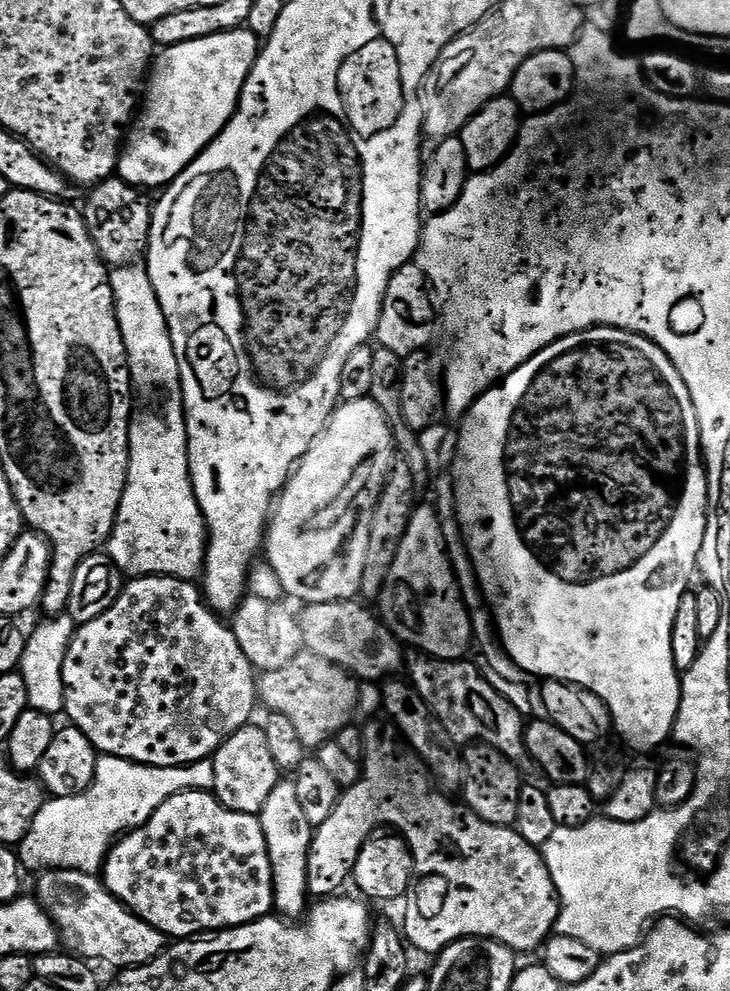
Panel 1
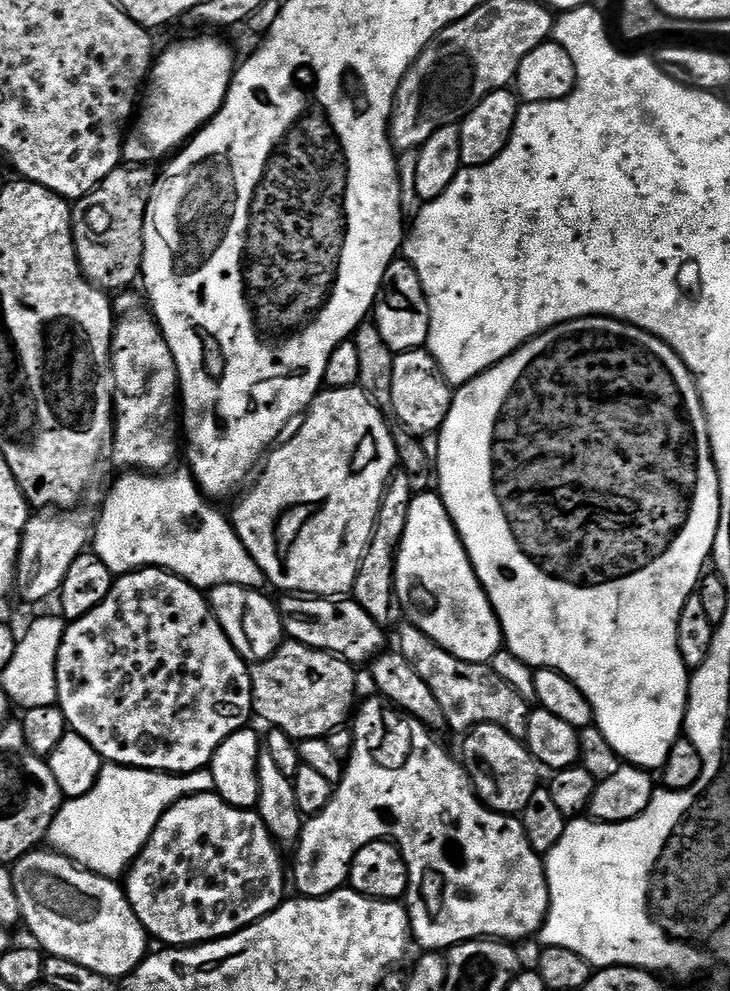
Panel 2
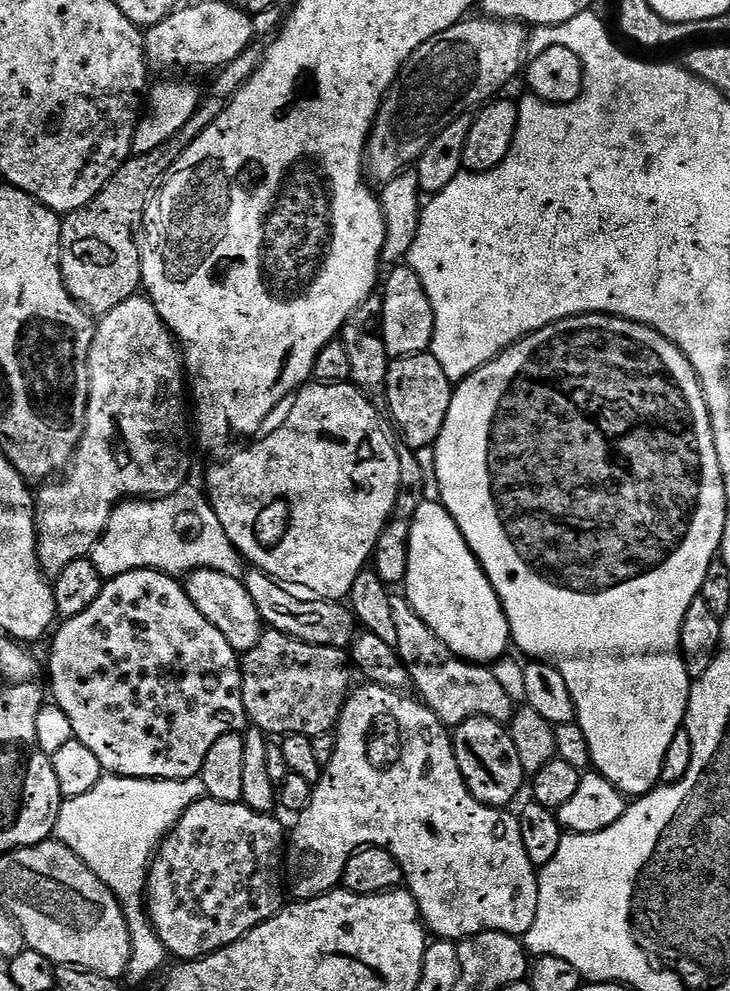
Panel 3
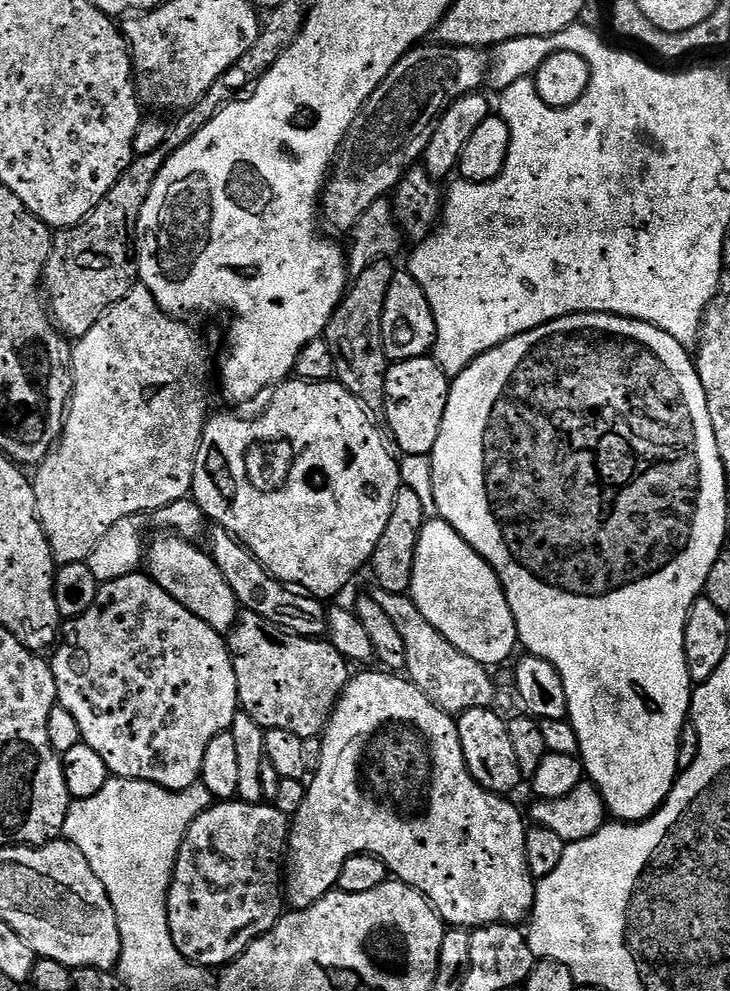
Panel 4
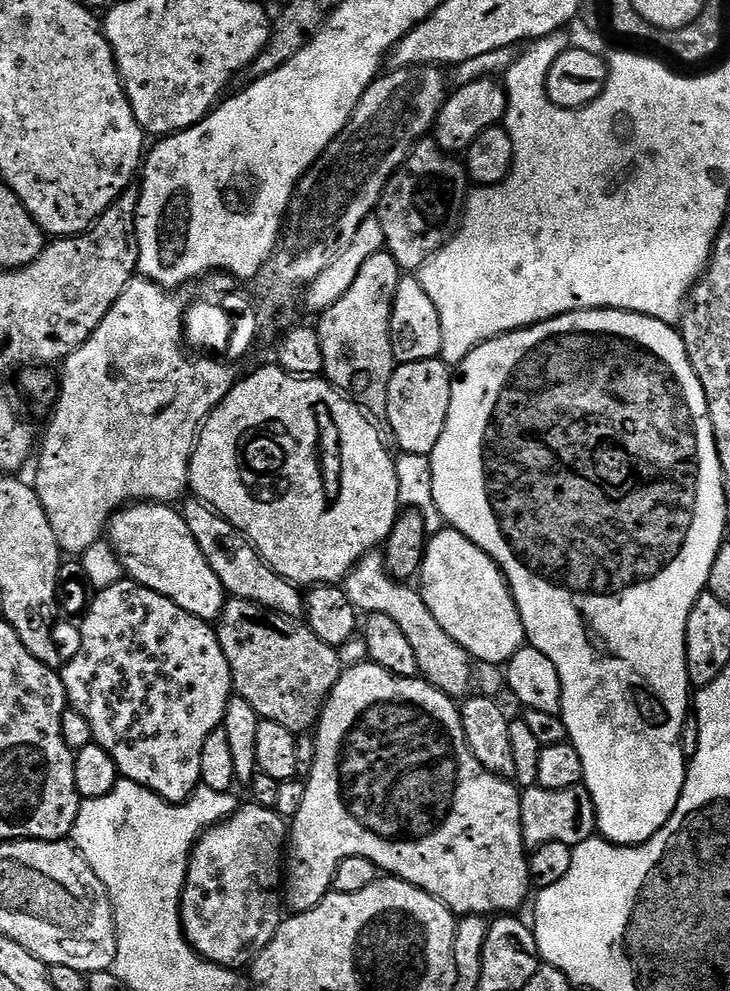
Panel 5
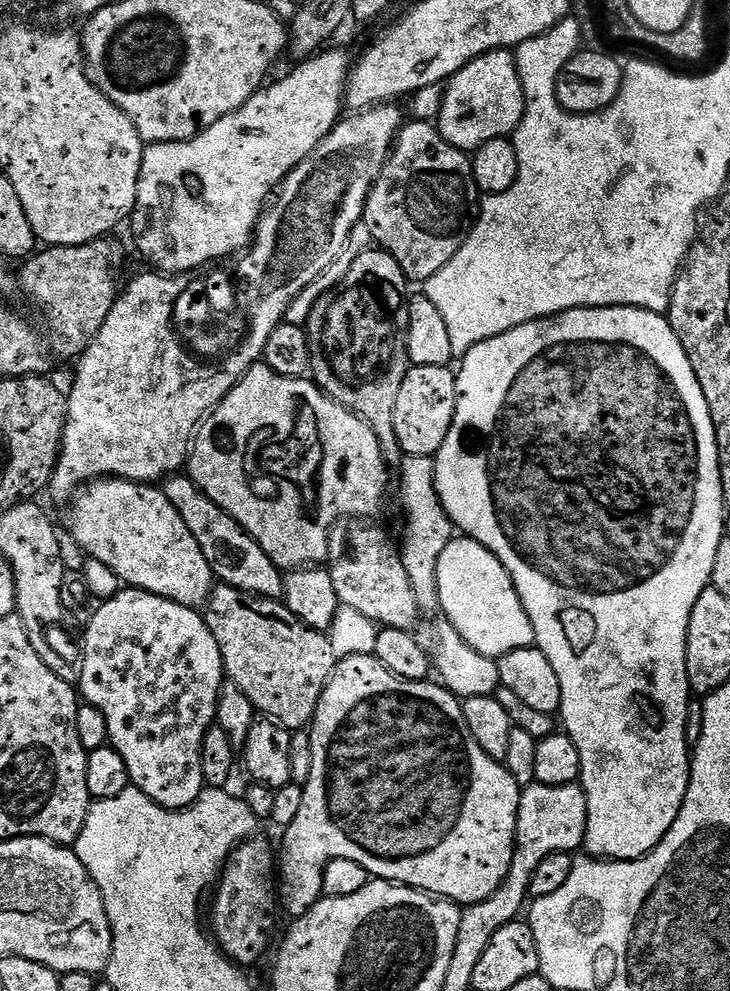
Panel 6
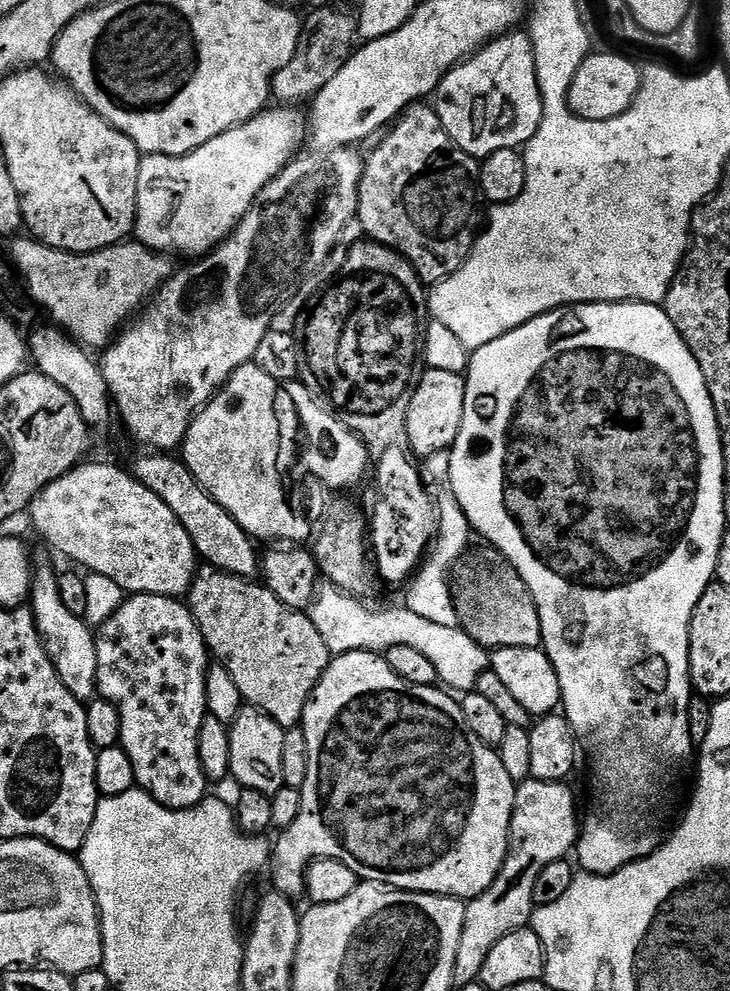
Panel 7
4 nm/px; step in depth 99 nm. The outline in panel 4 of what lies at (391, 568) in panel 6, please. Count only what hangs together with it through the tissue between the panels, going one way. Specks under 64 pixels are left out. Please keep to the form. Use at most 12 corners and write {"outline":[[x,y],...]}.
{"outline":[[376,588],[406,645],[407,679],[449,714],[492,708],[496,688],[408,594]]}

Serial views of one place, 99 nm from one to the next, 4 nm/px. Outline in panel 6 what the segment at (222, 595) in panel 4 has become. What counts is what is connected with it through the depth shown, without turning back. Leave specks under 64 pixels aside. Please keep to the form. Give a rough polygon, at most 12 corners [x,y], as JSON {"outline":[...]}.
{"outline":[[101,478],[68,528],[121,585],[203,609],[206,554],[159,487]]}

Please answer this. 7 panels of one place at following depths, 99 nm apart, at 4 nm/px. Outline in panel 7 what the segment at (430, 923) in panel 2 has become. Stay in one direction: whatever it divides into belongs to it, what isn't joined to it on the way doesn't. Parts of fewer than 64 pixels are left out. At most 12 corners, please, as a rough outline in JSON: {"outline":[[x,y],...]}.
{"outline":[[375,652],[306,702],[271,887],[482,895],[517,781]]}

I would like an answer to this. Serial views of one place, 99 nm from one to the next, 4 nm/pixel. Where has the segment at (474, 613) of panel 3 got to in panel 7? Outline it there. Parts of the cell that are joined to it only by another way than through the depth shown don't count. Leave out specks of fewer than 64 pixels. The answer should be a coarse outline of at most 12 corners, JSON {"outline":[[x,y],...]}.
{"outline":[[495,548],[454,573],[465,632],[489,650],[540,648],[534,598]]}

